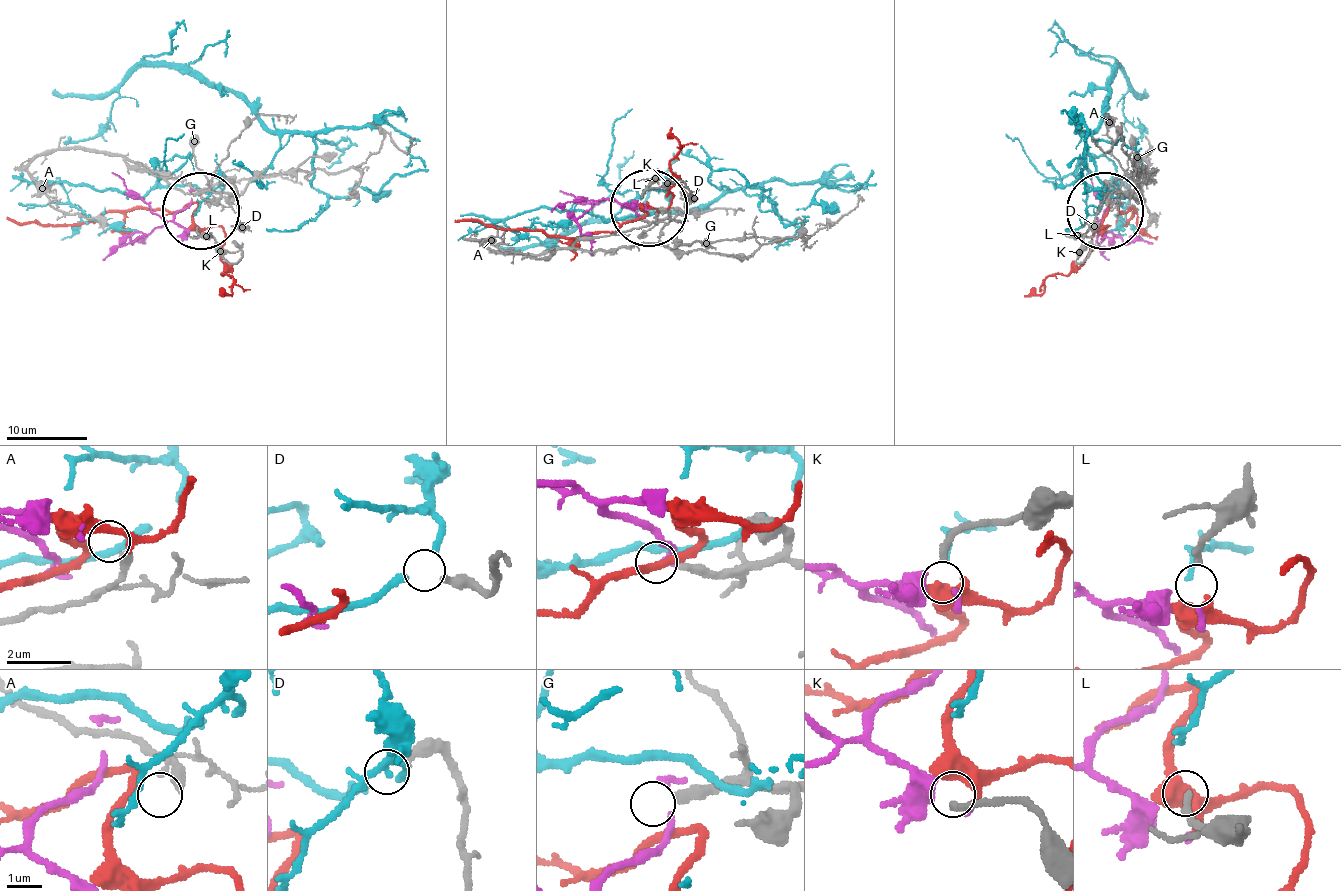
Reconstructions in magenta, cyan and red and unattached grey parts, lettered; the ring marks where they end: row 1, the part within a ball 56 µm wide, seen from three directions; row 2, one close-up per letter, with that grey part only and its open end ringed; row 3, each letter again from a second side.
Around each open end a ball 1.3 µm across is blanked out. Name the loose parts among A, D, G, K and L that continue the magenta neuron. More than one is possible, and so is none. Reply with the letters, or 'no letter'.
K

